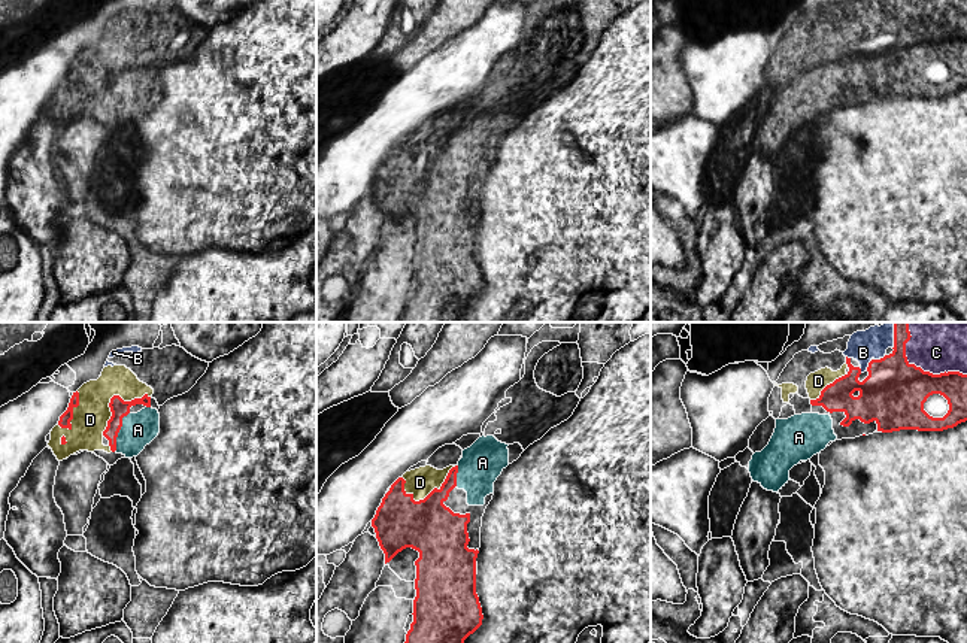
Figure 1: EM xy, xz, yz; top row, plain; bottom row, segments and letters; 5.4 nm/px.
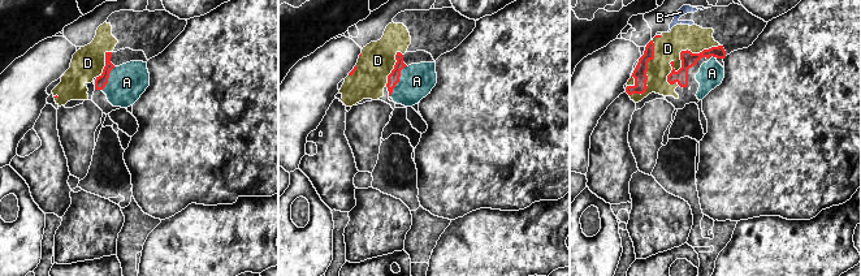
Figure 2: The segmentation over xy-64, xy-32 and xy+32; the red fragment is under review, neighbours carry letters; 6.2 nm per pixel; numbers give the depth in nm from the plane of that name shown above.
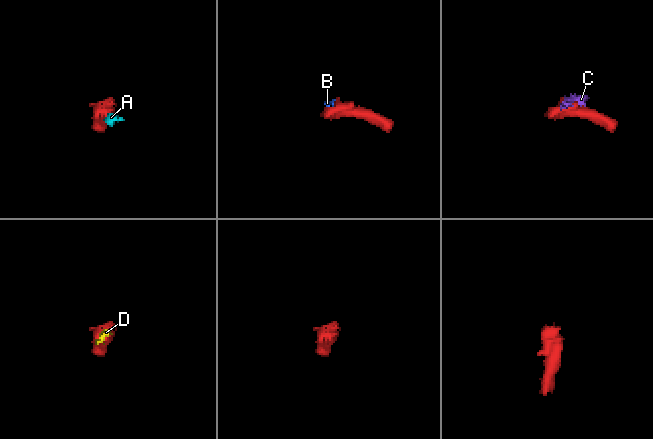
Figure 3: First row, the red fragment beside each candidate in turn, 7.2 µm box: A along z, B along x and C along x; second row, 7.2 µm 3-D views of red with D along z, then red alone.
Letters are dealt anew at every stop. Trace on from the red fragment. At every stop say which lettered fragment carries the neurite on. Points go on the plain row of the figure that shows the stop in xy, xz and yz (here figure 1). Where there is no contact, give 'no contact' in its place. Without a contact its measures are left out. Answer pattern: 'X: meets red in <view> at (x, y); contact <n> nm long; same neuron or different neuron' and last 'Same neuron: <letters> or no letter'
A: meets red in xy at (118, 97); contact 240 nm long; same neuron
B: meets red in yz at (869, 32); contact 70 nm long; different neuron
C: meets red in yz at (922, 36); contact 380 nm long; different neuron
D: meets red in xz at (433, 155); contact 320 nm long; different neuron
Same neuron: A

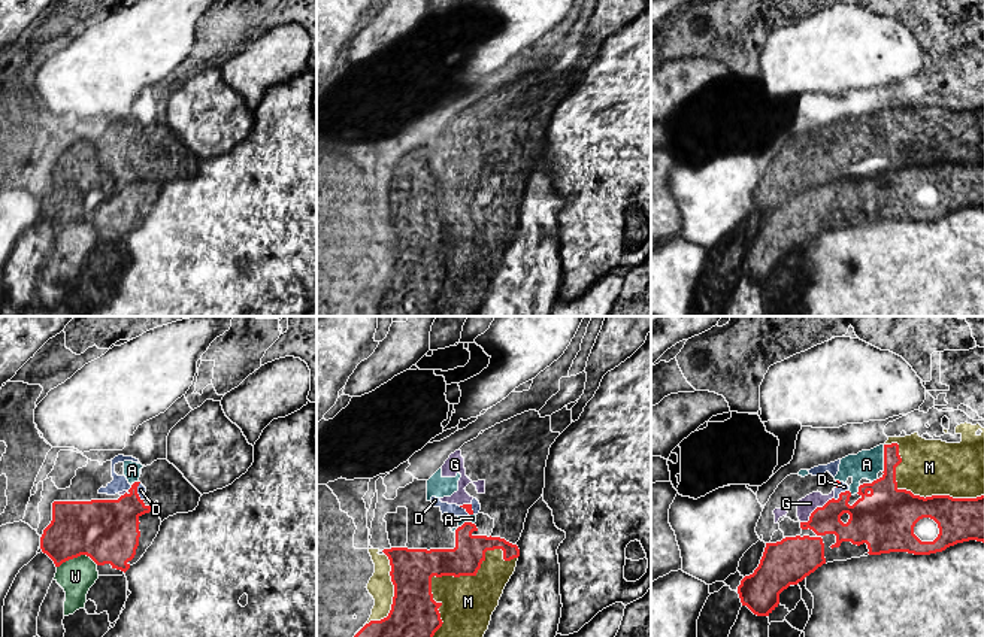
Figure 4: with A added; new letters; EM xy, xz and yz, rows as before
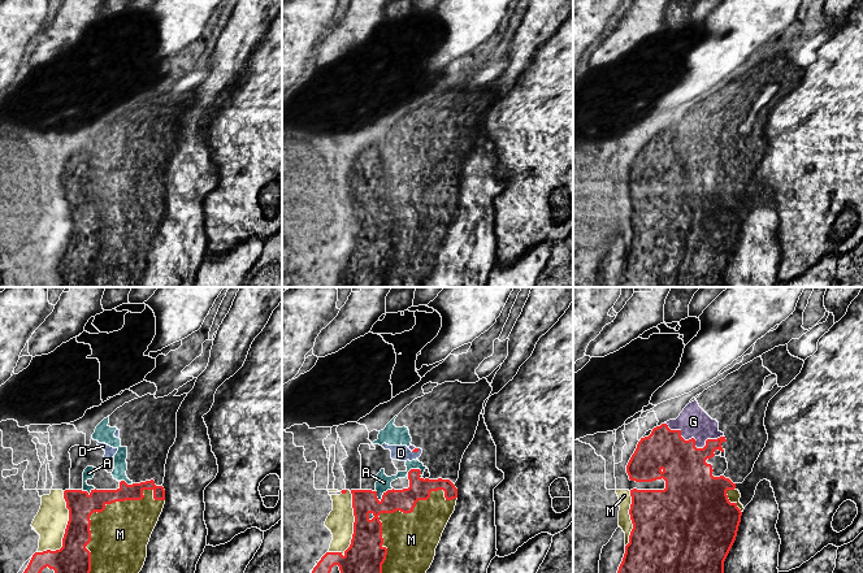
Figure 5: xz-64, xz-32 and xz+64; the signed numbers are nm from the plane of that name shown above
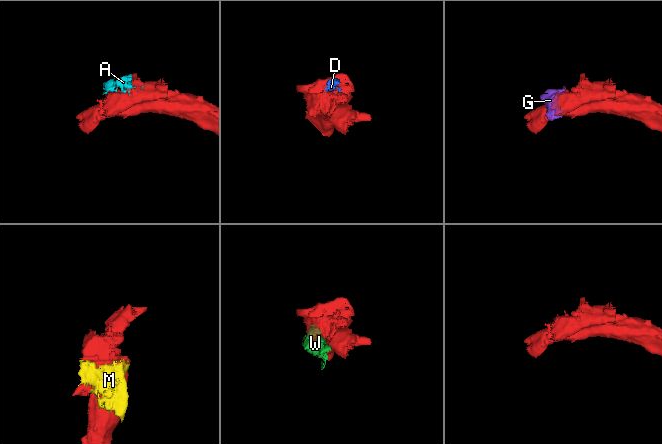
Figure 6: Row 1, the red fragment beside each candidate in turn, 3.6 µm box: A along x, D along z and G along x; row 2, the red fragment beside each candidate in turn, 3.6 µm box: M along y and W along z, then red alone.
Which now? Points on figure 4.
A: meets red in yz at (884, 124); contact 150 nm long; different neuron
D: meets red in yz at (839, 160); contact 100 nm long; different neuron
G: meets red in yz at (816, 175); contact 240 nm long; different neuron
M: meets red in xz at (445, 240); contact 650 nm long; different neuron
W: meets red in xy at (76, 223); contact 220 nm long; different neuron
Same neuron: no letter

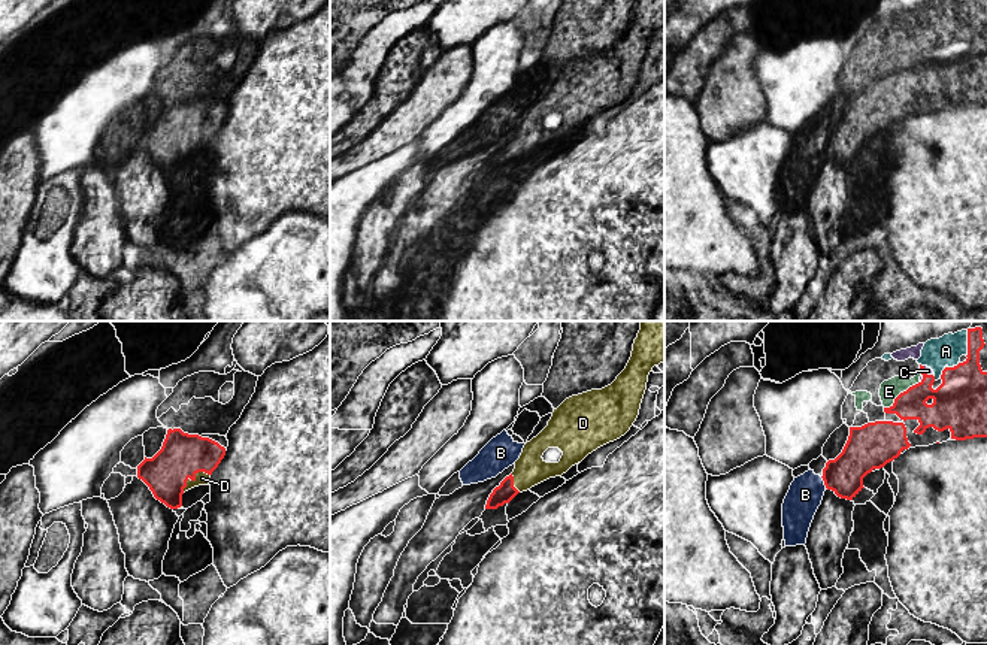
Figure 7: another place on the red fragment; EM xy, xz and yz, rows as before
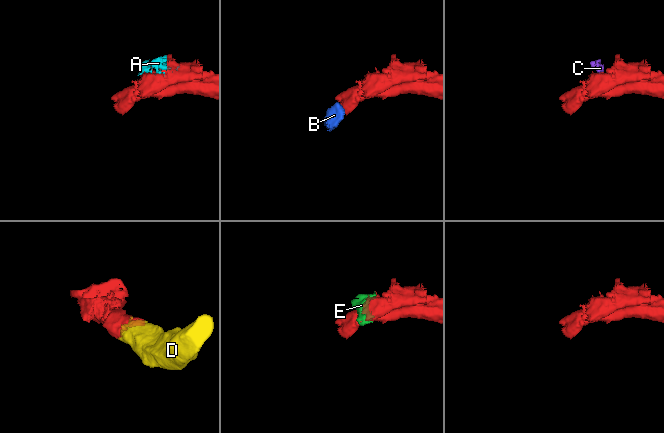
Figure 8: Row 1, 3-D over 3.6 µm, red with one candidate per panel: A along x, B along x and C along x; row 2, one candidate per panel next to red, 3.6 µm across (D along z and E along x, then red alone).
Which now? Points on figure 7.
A: meets red in yz at (942, 39); contact 70 nm long; different neuron
B: meets red in yz at (824, 148); contact 70 nm long; different neuron
C: meets red in yz at (925, 38); contact 80 nm long; different neuron
D: meets red in xy at (193, 145); contact 180 nm long; same neuron
E: meets red in yz at (901, 58); contact 240 nm long; different neuron
Same neuron: D

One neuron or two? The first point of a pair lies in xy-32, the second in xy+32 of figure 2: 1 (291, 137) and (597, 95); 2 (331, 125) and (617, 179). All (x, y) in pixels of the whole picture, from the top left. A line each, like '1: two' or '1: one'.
1: one
2: one

